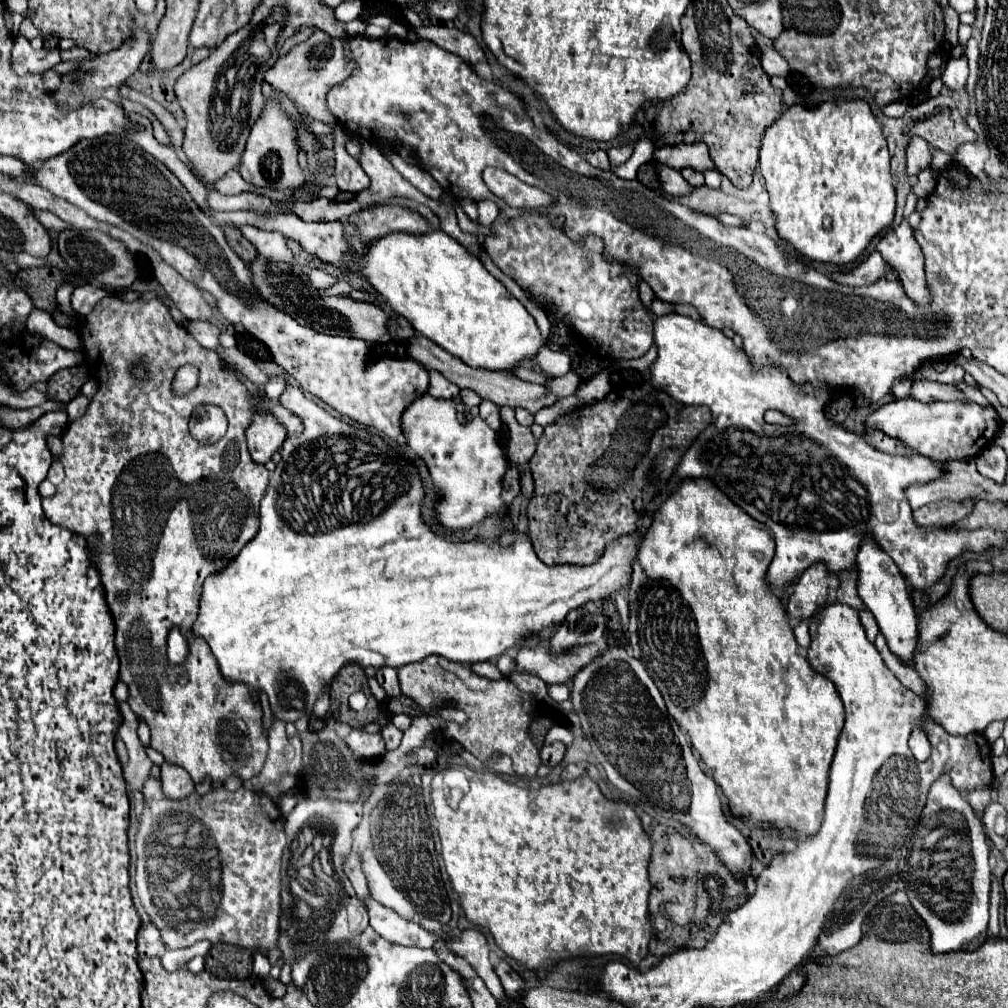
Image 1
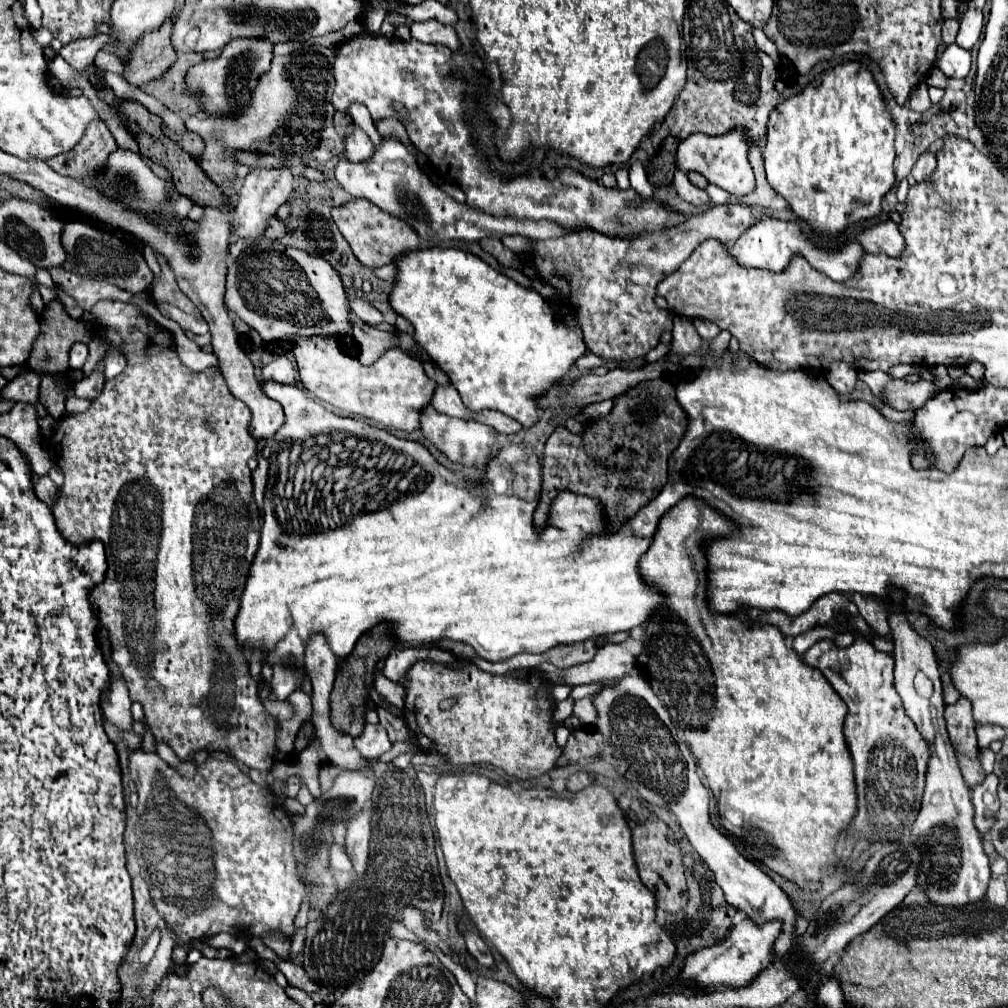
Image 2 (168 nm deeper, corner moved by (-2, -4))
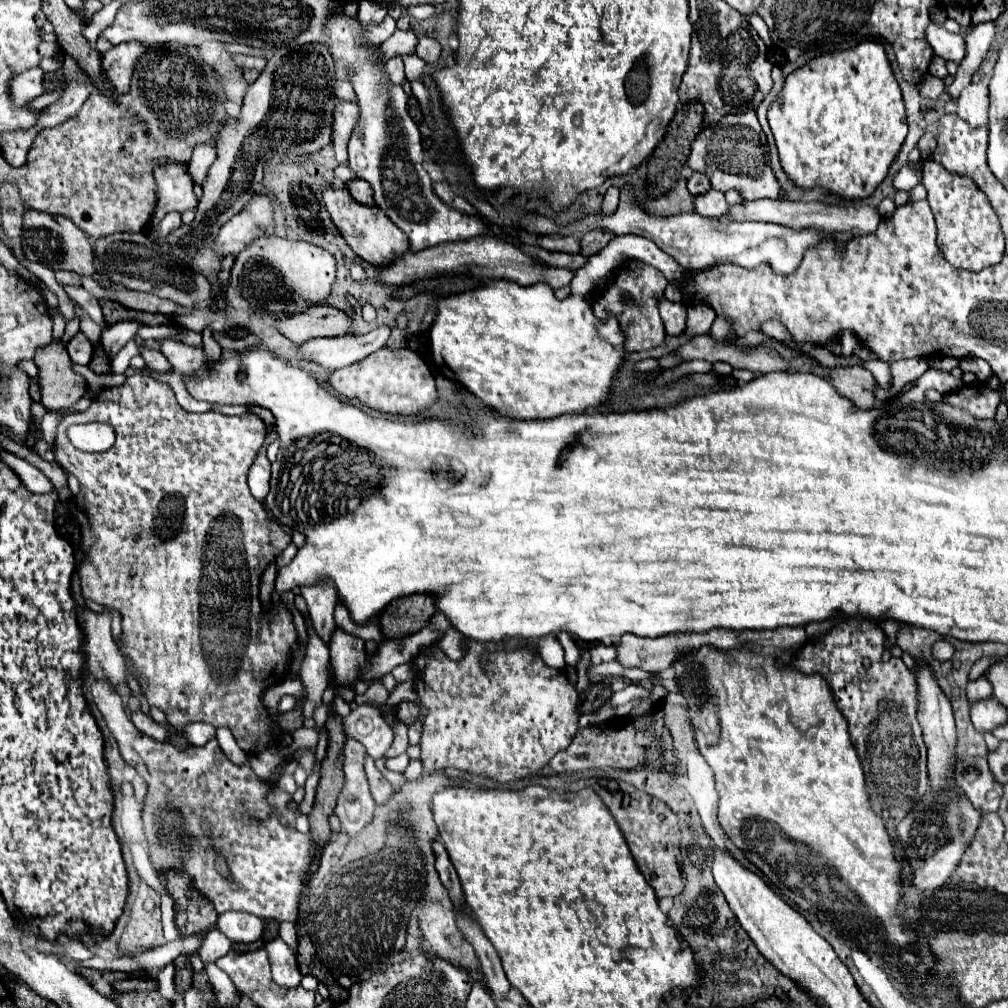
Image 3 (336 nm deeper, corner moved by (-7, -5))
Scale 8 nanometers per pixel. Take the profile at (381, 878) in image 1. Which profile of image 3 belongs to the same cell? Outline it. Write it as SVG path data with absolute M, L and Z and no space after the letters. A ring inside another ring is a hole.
M347 736L343 744L343 774L345 774L345 786L341 788L341 794L337 798L335 814L341 820L341 828L355 836L361 832L373 818L375 800L369 792L369 782L365 780L363 760L367 752L361 742Z

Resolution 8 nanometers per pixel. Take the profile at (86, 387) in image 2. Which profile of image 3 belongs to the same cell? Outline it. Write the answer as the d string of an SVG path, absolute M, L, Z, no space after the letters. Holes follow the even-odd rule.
M121 320L121 322L113 324L111 328L103 330L101 340L103 340L105 352L113 358L137 334L139 328L141 328L141 322L137 322L137 320Z

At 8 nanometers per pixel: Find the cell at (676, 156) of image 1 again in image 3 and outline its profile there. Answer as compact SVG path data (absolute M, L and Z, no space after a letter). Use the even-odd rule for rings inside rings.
M755 110L743 114L727 114L717 124L705 126L691 144L691 154L687 164L691 170L705 174L715 190L719 192L737 190L743 196L743 200L757 200L757 198L777 200L783 194L775 178L775 172L769 164L767 138L761 130Z

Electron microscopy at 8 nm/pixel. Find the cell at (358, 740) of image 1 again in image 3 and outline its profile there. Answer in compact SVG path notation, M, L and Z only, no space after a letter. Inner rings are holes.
M355 706L349 716L343 718L343 728L349 736L359 740L365 748L367 754L373 760L383 758L383 754L389 750L393 744L393 730L381 716L379 708L375 706Z

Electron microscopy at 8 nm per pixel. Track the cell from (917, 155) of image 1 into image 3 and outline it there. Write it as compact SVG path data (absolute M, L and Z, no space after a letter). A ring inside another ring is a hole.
M927 160L923 164L923 186L937 222L937 246L949 264L979 272L1001 262L1005 252L1005 236L1001 232L999 218L991 208L989 198L981 194L973 180L945 170L935 160Z

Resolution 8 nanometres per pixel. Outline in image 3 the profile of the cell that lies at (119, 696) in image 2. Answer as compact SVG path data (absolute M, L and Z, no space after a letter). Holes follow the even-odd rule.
M77 606L77 614L79 625L83 626L83 632L87 634L83 652L85 652L91 676L101 676L101 678L109 676L109 682L113 686L117 686L119 682L127 682L125 660L123 660L123 656L121 656L121 652L119 652L119 648L117 648L112 635L111 616L109 616L109 612L95 612L95 610L87 608L87 606Z

